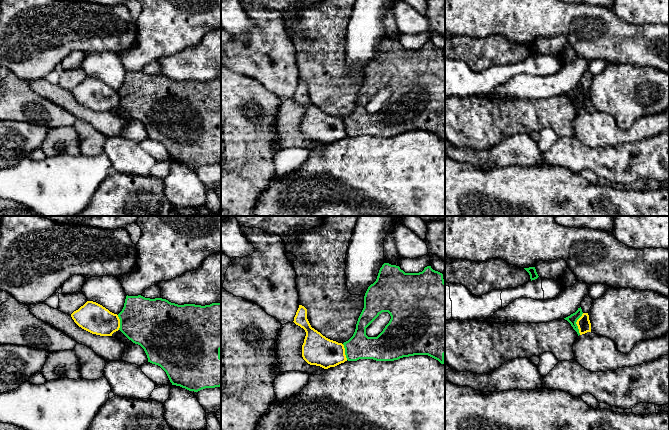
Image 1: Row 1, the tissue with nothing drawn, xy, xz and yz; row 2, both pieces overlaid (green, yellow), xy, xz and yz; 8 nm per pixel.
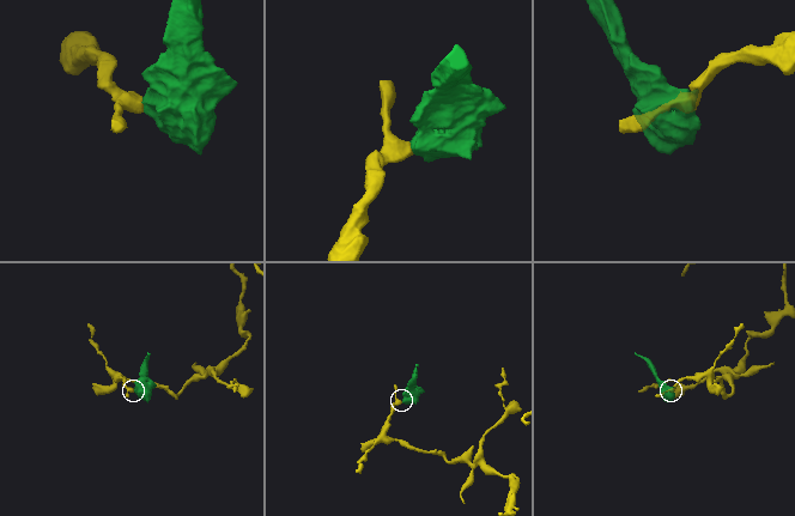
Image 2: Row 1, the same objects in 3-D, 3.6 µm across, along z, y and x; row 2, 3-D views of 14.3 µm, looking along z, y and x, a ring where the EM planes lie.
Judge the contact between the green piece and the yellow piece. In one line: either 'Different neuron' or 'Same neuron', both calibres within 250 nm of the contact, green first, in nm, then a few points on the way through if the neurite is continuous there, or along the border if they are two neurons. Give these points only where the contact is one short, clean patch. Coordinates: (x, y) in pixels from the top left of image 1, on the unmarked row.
Different neuron. Thickness 80 nm (green) against 110 nm. Boundary: yz (583, 89), (576, 98), (579, 110)

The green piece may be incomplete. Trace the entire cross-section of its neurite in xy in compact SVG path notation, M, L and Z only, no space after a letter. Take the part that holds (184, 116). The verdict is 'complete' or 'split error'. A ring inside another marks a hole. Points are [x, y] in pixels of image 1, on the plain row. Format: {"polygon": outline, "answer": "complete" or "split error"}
{"polygon": "M141 71L126 72L124 83L118 90L119 106L133 119L140 121L148 138L160 142L172 161L198 168L205 164L221 162L221 79L210 81L178 81L162 74L145 74Z", "answer": "complete"}

